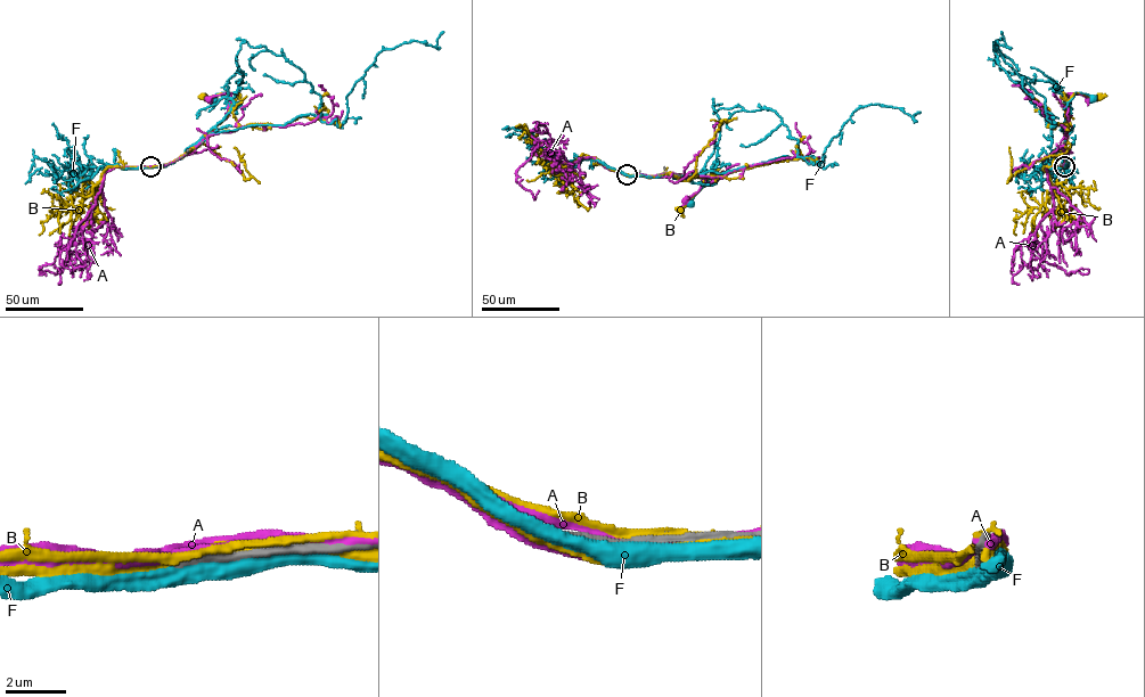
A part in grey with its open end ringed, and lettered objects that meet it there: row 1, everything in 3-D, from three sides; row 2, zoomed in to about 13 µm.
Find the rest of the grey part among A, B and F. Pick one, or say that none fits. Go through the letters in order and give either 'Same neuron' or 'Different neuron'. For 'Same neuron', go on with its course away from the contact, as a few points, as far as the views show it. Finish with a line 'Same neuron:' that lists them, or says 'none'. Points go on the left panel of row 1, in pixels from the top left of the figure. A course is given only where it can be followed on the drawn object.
A: Different neuron
B: Different neuron
F: Different neuron
Same neuron: none

